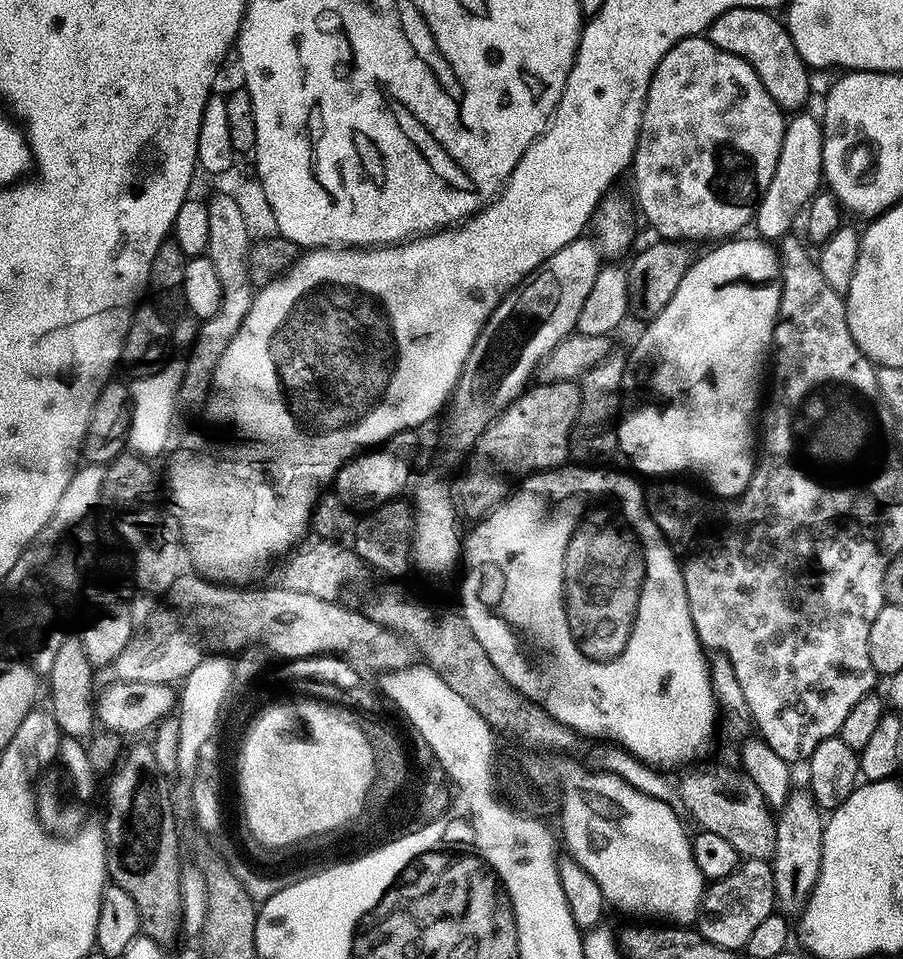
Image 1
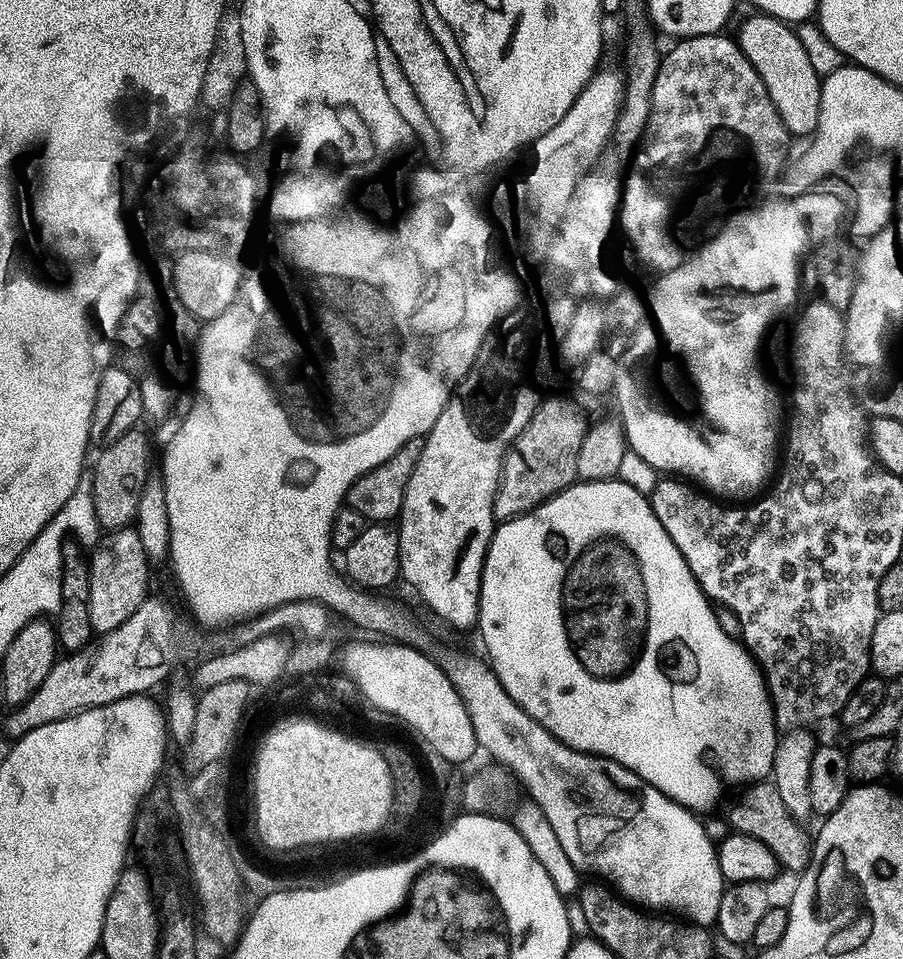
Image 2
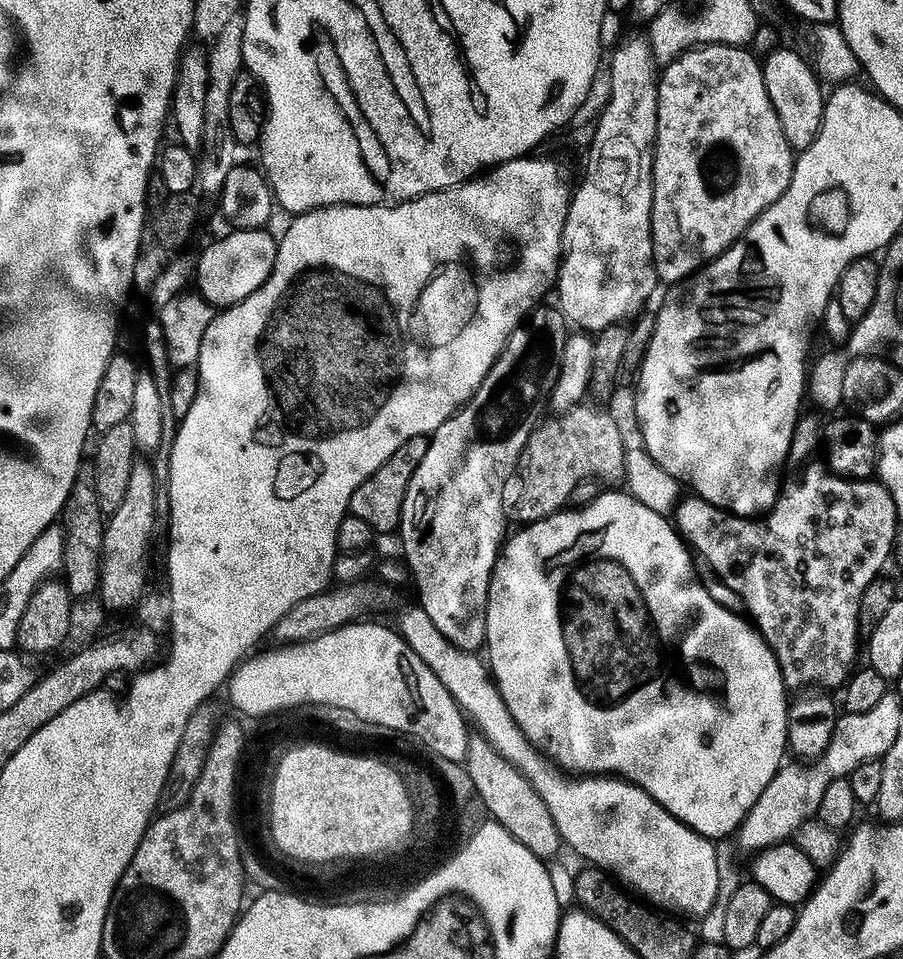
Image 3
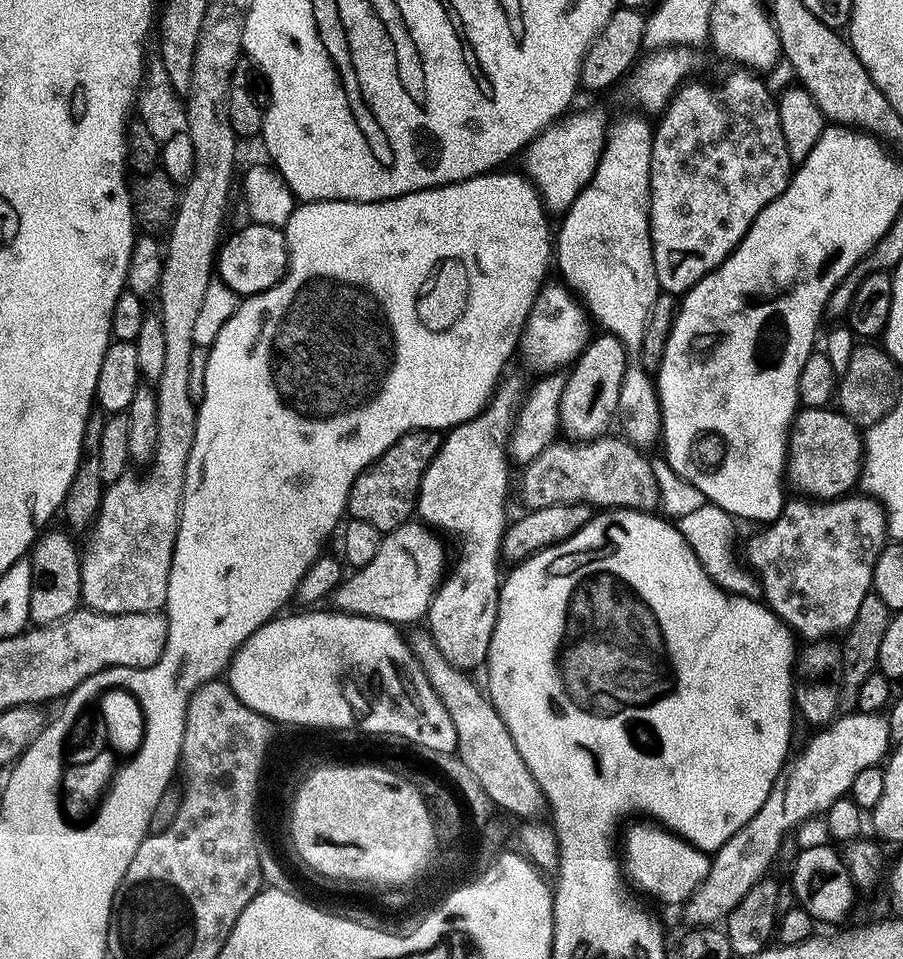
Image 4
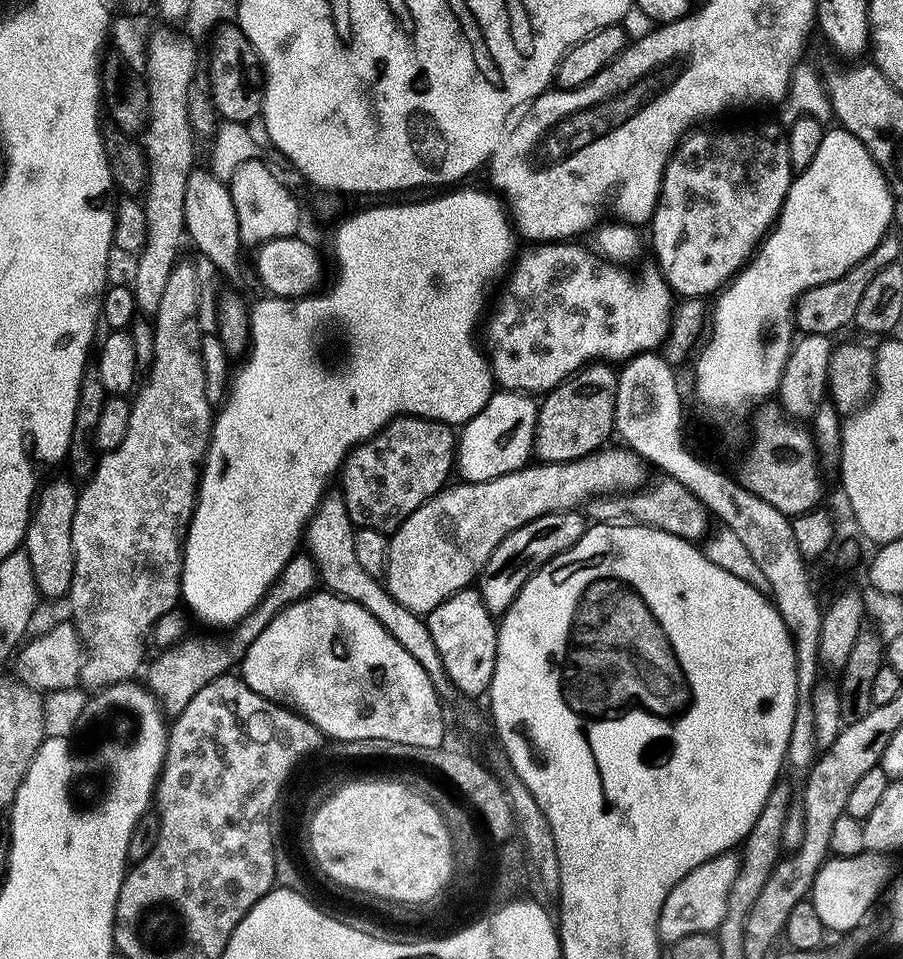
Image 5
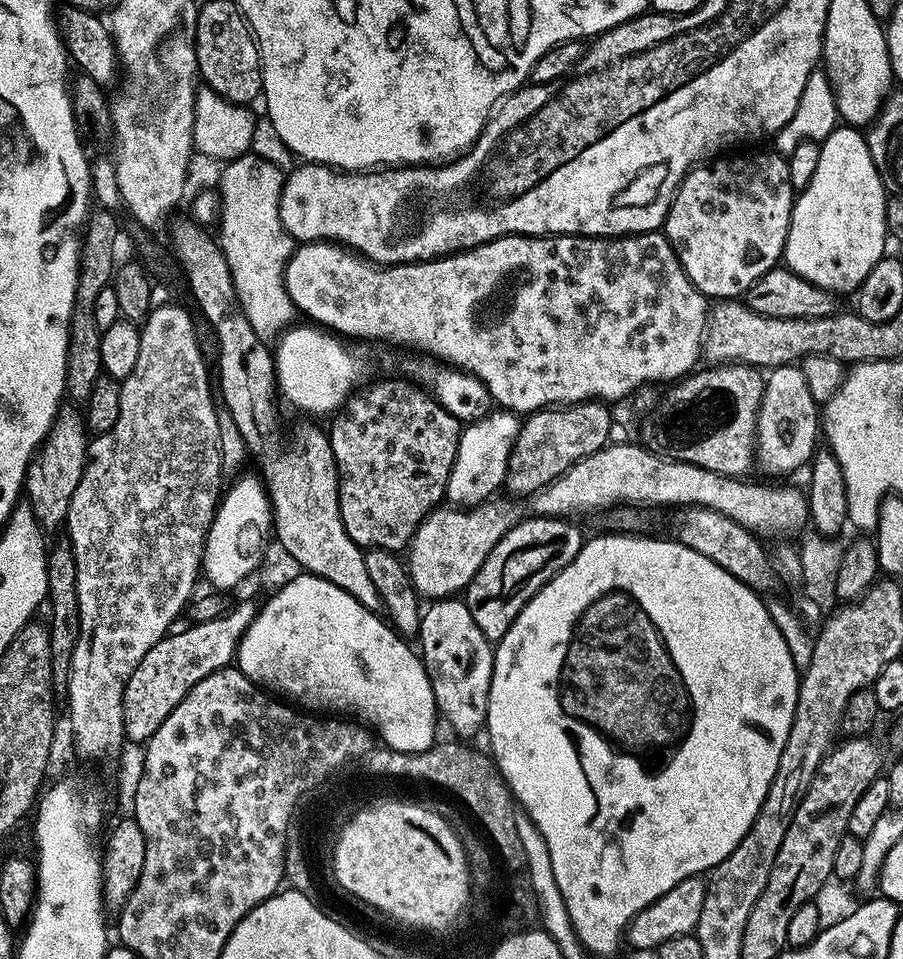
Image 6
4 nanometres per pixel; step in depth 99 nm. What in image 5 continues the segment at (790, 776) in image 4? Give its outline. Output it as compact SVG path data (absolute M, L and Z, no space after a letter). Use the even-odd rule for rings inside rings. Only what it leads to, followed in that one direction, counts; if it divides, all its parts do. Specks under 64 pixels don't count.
M726 851L702 862L697 868L686 873L672 887L660 911L656 930L661 941L673 942L695 932L715 933L726 912L730 886L734 886L739 865L739 855Z

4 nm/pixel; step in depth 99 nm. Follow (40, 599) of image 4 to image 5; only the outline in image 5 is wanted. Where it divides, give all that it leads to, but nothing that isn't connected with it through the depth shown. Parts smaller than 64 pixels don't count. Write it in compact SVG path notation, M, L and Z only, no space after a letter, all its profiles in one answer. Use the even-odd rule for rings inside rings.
M71 479L68 480L52 480L45 488L43 485L39 489L28 528L24 531L22 548L30 558L36 591L41 597L60 596L64 598L67 597L68 590L72 587L74 578L72 523L74 522L78 488Z

